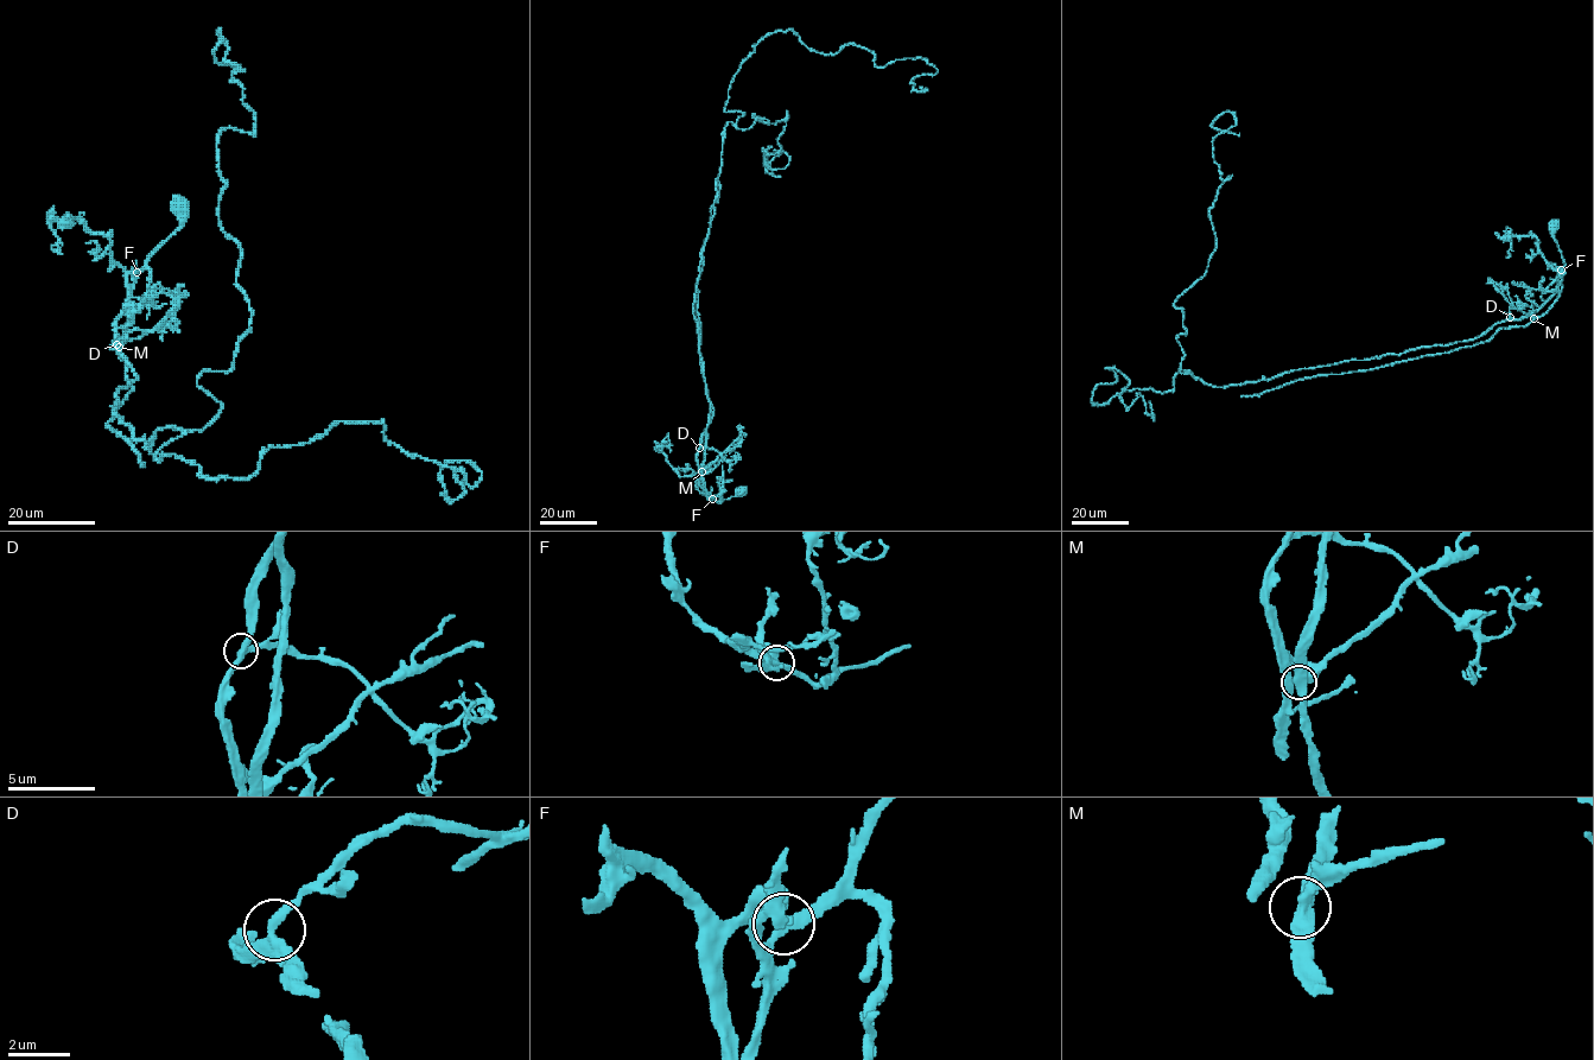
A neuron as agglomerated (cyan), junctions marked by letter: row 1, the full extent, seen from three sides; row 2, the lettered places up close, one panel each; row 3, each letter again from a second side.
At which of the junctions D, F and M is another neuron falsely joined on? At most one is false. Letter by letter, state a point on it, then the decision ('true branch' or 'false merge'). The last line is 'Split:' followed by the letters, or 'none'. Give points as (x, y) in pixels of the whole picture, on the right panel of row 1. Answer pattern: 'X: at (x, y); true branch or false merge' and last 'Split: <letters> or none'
D: at (1510, 317); true branch
F: at (1561, 270); false merge
M: at (1534, 318); true branch
Split: F

